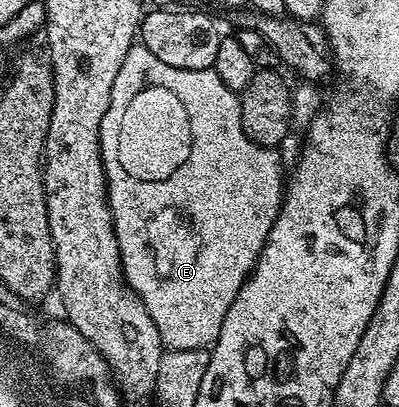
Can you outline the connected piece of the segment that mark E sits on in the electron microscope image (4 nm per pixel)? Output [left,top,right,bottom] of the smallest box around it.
[99,43,285,350]

